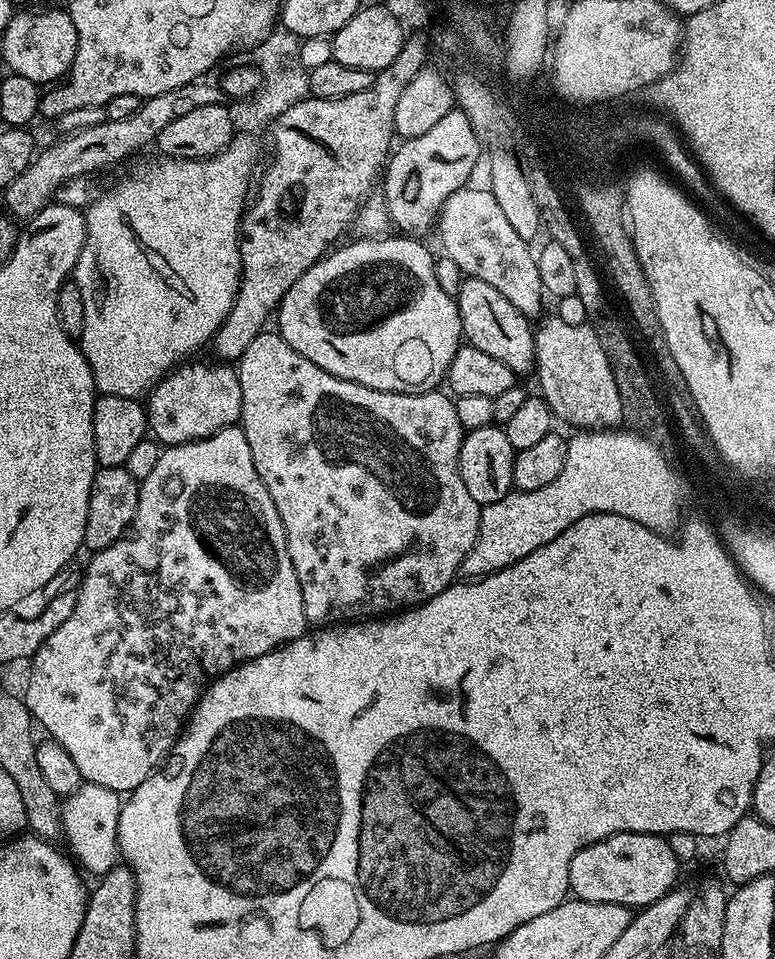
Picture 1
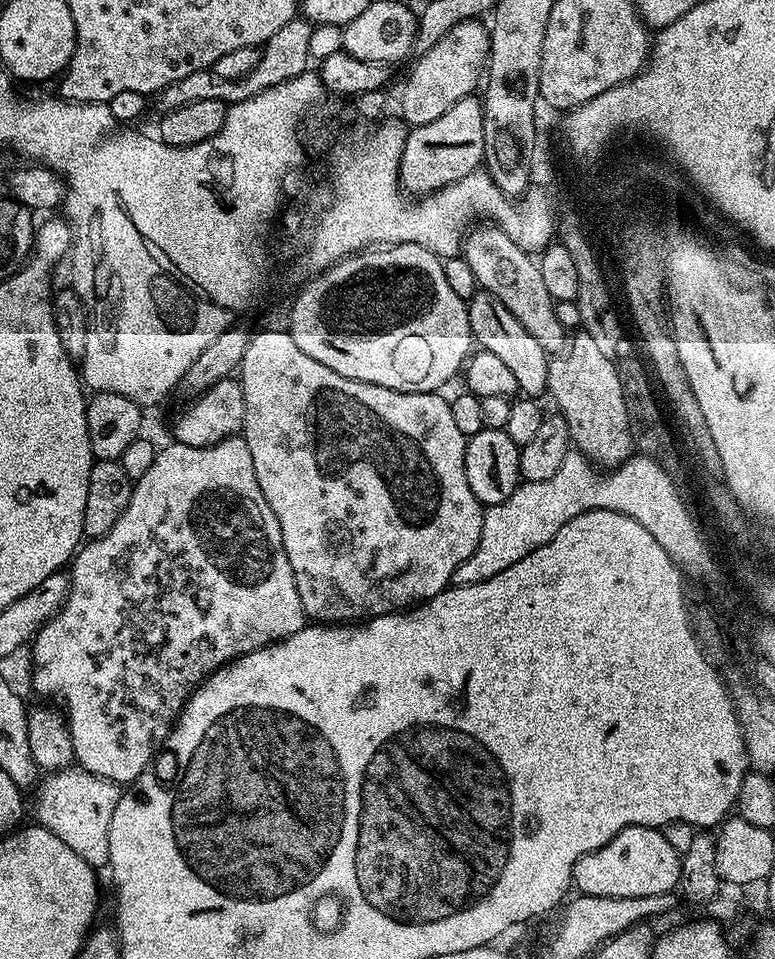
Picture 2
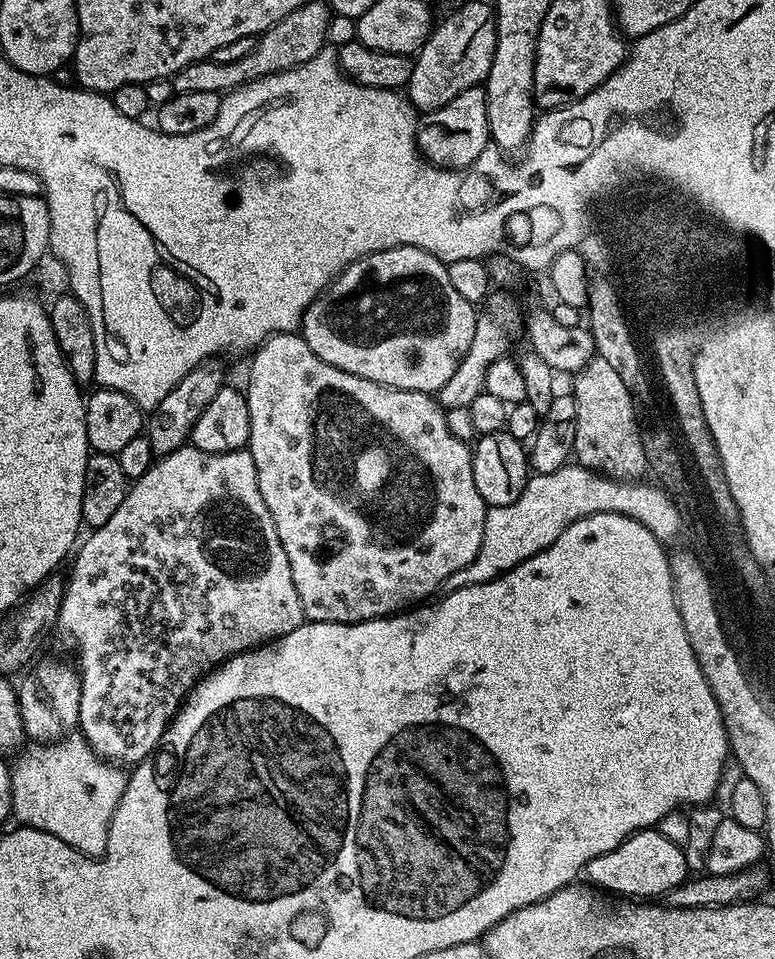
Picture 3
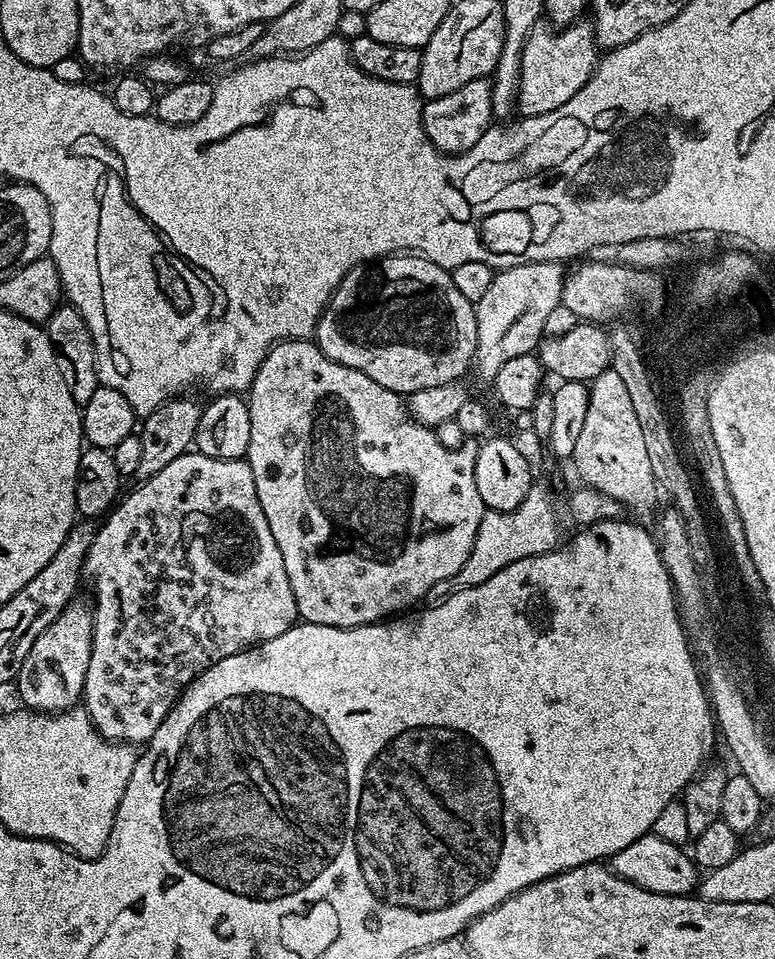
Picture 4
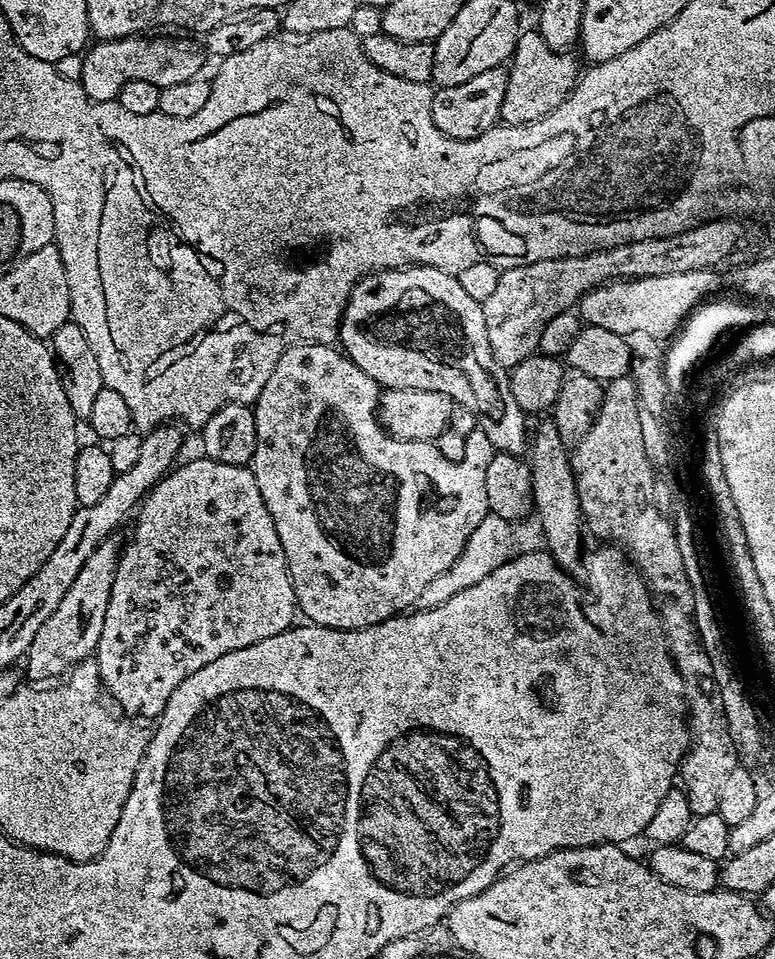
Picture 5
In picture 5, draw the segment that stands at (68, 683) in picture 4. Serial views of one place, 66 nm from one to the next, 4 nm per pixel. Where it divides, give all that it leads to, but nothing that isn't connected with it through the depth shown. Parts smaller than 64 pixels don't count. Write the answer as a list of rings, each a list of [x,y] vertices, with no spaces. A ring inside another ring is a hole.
[[[116,534],[107,536],[98,550],[86,558],[70,590],[66,590],[62,602],[58,602],[58,610],[54,610],[54,614],[42,622],[38,634],[34,634],[34,642],[30,642],[26,657],[26,676],[32,679],[29,681],[55,681],[95,653],[98,638],[102,638],[102,625],[106,623],[106,606],[110,606],[110,590],[114,586],[114,574],[118,570],[122,551],[122,540],[118,537]]]

